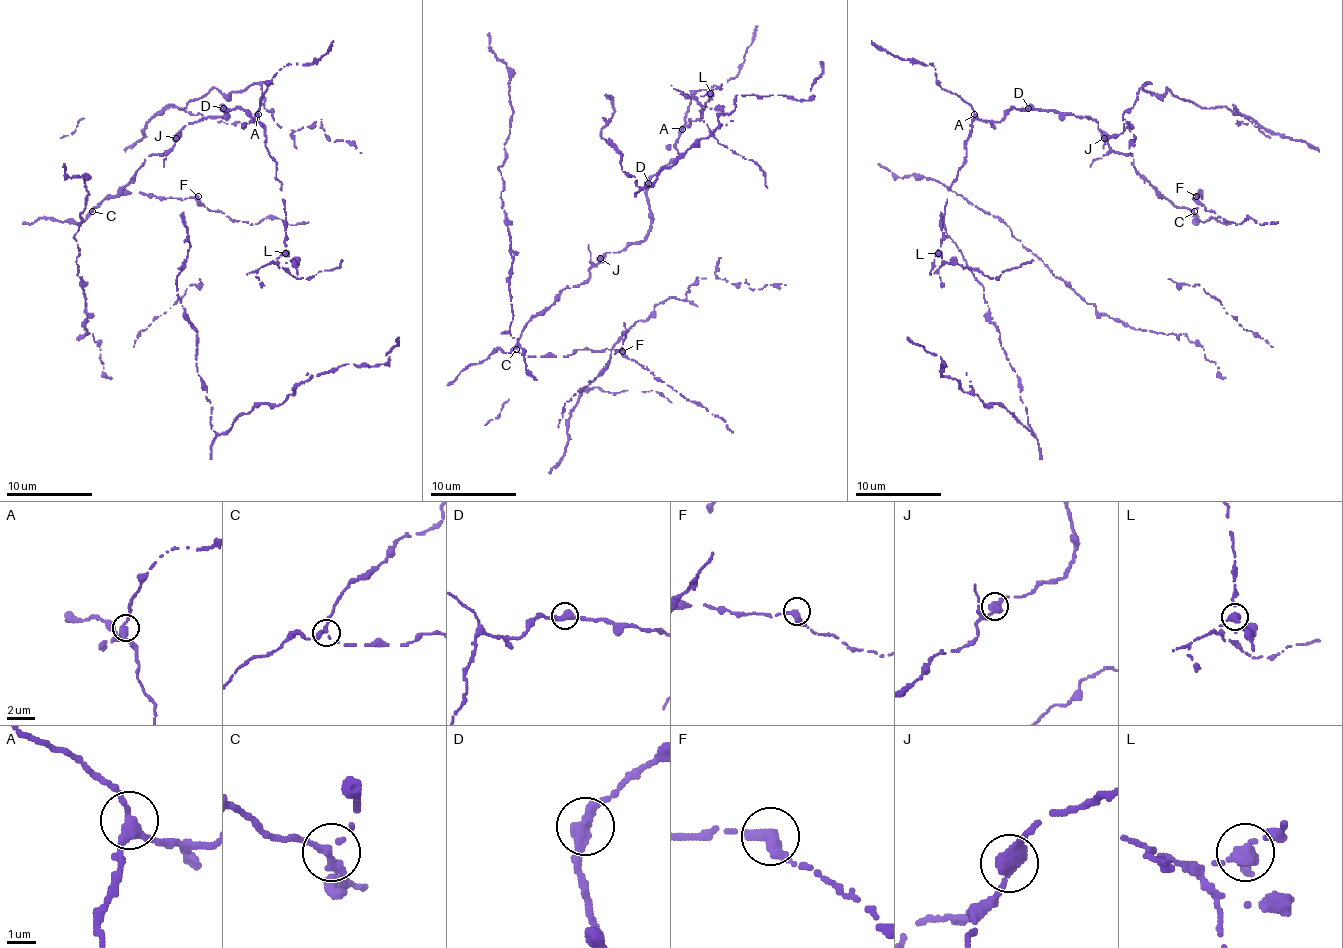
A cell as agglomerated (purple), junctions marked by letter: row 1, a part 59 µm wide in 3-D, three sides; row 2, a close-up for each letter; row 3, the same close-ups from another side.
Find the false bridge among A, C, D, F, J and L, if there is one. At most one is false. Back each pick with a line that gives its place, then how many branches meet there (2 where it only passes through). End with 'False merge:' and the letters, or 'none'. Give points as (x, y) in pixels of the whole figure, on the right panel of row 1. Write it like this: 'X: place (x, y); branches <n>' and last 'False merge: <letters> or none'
L: place (938, 253); branches 3
False merge: L

